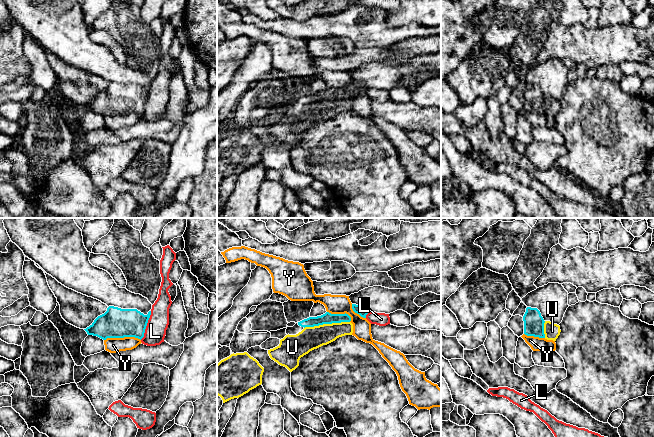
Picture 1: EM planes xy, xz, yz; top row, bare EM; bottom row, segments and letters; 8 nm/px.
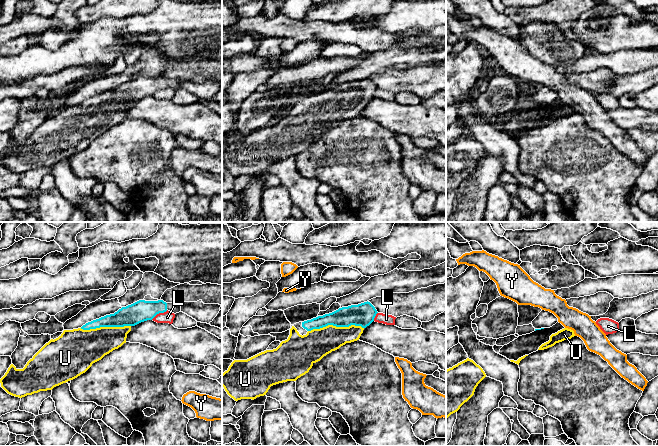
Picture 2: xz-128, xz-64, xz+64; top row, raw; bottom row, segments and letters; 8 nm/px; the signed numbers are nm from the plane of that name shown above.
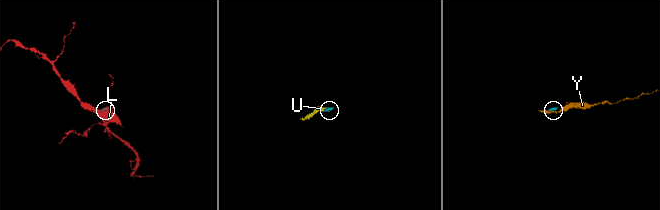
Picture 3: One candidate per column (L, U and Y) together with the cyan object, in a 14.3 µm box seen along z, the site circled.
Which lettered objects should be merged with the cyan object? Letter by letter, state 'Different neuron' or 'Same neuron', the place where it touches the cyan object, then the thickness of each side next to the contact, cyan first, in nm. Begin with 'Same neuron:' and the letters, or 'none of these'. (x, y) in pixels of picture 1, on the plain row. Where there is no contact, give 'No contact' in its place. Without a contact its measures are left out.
Same neuron: U
L: Different neuron. Touches cyan at xy (146, 101). Thickness 240 nm (cyan) against 170 nm
U: Same neuron. Touches cyan at xz (326, 99). Thickness 90 nm (cyan) against 190 nm
Y: Different neuron. Touches cyan at xy (122, 113). Thickness 240 nm (cyan) against 130 nm

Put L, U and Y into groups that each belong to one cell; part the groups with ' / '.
L / U / Y

